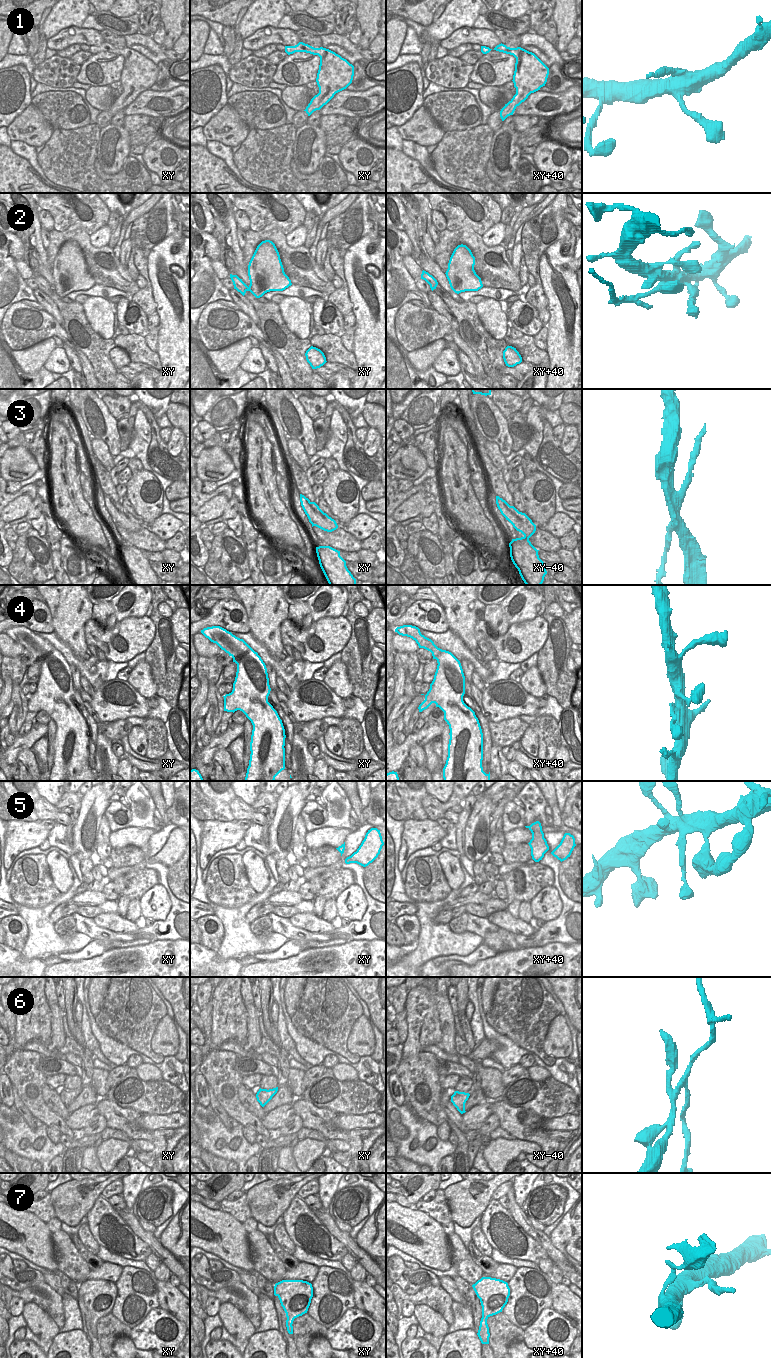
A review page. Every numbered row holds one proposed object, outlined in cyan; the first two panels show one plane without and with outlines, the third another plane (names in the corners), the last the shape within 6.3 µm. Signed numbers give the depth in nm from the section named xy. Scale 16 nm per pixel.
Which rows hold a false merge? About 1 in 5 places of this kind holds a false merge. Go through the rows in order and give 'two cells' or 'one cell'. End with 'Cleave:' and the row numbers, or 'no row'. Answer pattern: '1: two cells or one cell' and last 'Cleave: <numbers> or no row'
1: one cell
2: two cells
3: two cells
4: one cell
5: one cell
6: two cells
7: one cell
Cleave: 2, 3, 6

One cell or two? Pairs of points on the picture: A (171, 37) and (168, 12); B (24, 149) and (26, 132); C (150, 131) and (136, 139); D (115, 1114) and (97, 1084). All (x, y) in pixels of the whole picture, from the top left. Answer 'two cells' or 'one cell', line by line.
A: one cell
B: two cells
C: one cell
D: two cells

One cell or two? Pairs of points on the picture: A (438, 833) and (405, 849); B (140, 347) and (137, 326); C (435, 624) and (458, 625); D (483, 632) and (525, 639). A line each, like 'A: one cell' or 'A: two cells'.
A: one cell
B: two cells
C: two cells
D: one cell

